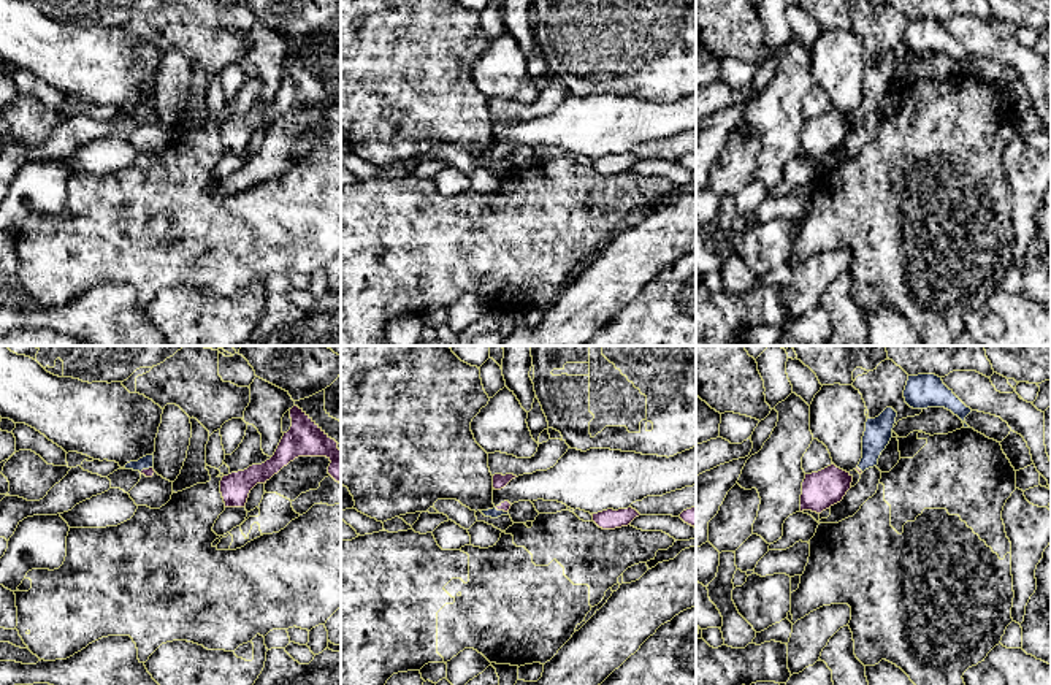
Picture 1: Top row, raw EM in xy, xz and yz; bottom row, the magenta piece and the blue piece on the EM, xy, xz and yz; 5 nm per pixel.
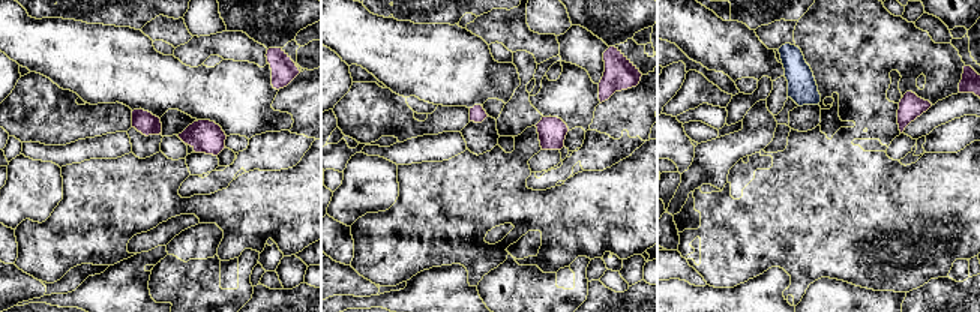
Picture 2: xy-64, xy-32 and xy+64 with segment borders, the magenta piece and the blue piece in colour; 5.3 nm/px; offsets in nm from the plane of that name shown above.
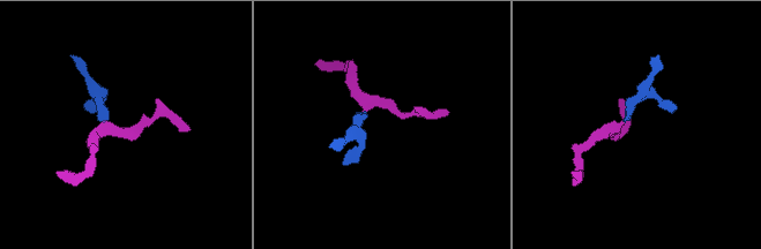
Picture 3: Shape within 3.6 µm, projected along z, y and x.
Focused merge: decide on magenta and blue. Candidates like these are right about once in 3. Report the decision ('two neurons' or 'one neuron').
one neuron

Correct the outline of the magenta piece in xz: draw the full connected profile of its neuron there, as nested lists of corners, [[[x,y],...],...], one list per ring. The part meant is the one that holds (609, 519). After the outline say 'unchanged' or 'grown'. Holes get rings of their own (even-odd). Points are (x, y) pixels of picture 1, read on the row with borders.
[[[628,507],[628,509],[618,509],[618,511],[607,509],[591,515],[593,515],[593,522],[599,528],[615,530],[615,528],[628,526],[640,514],[636,509]]] | unchanged

